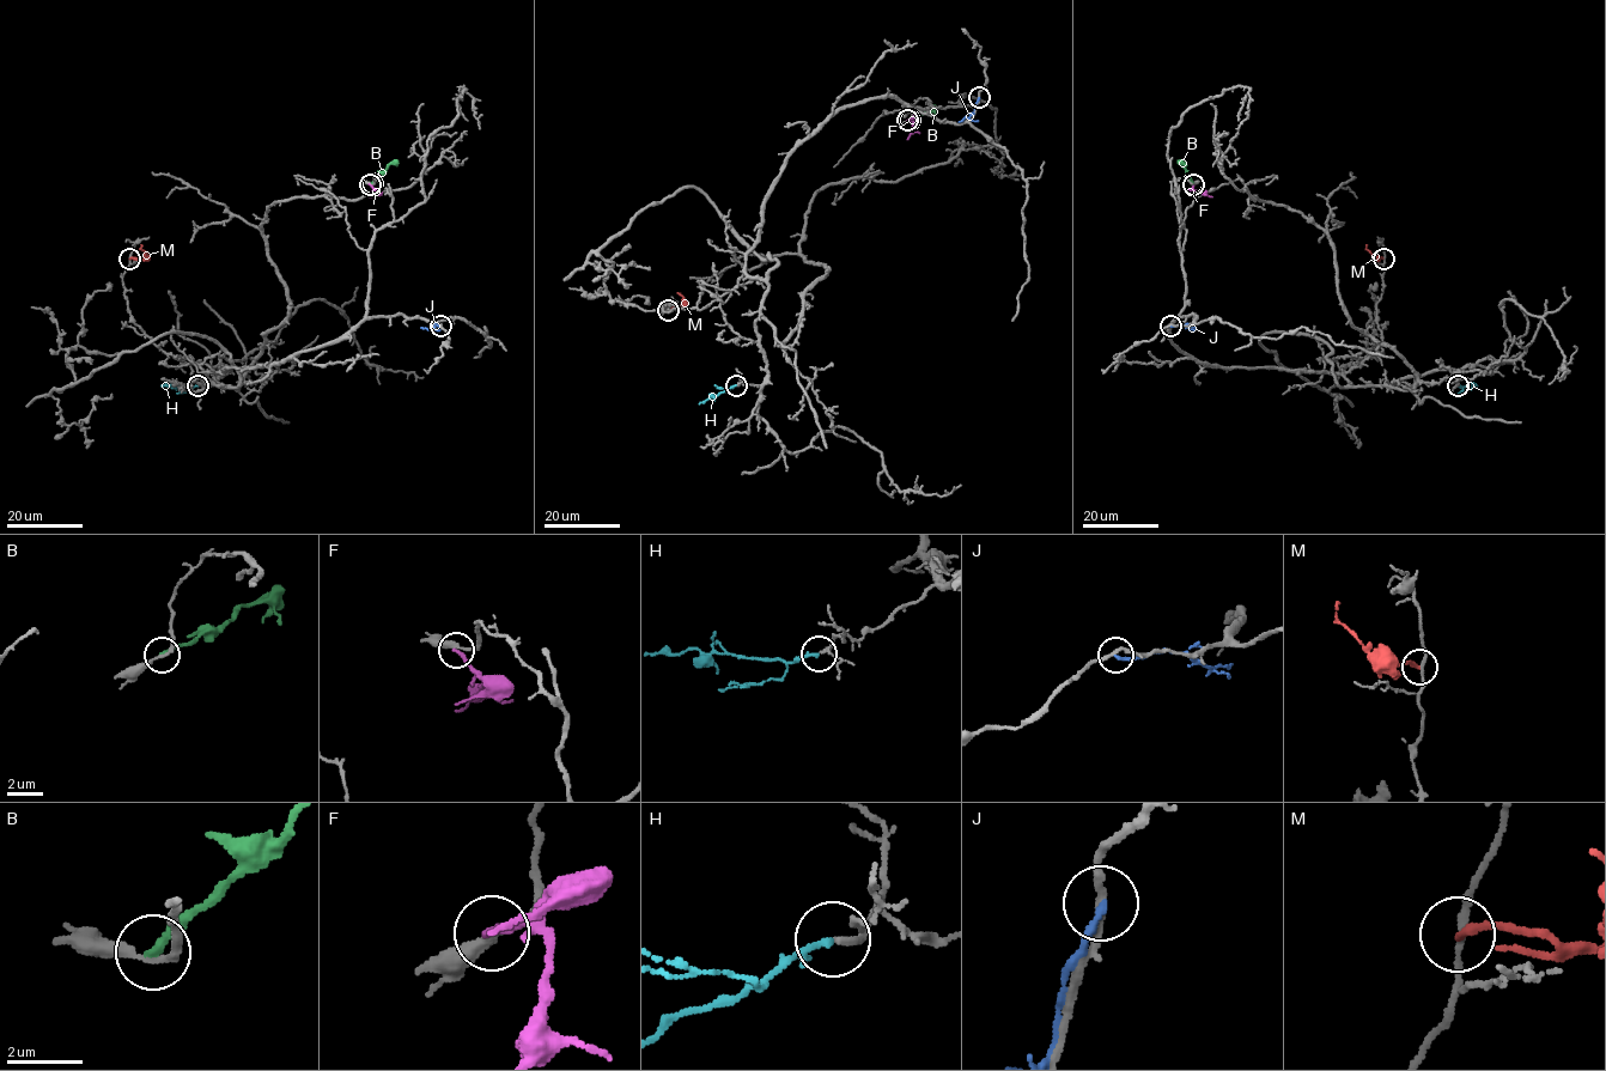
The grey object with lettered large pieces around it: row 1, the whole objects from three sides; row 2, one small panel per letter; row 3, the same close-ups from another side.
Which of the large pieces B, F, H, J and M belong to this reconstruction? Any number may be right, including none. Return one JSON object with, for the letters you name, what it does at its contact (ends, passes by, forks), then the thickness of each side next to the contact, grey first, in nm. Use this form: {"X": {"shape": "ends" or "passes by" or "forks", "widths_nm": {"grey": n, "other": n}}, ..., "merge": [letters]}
{"H": {"shape": "ends", "widths_nm": {"grey": 130, "other": 170}}, "merge": ["H"]}

